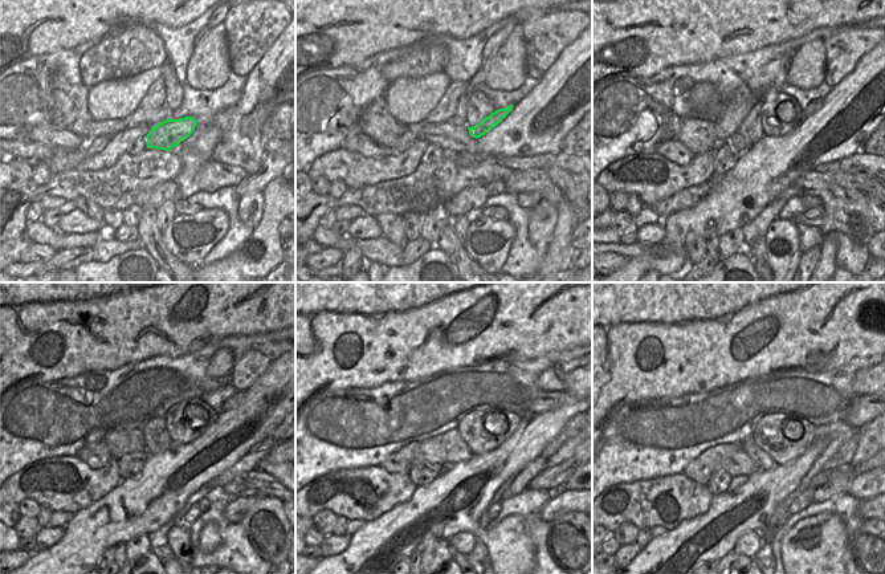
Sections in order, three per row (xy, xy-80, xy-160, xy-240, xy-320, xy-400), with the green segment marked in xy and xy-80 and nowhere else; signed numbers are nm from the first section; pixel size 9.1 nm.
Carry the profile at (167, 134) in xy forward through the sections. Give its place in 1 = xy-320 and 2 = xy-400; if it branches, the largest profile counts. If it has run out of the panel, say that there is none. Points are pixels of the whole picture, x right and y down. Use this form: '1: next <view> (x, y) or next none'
1: next xy-320 (543, 402)
2: next xy-400 (861, 412)

